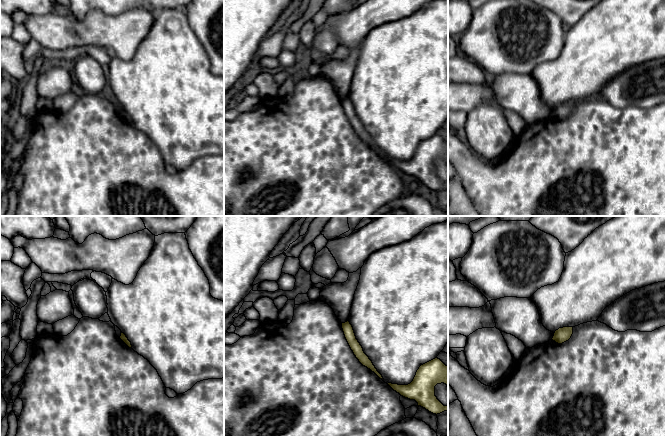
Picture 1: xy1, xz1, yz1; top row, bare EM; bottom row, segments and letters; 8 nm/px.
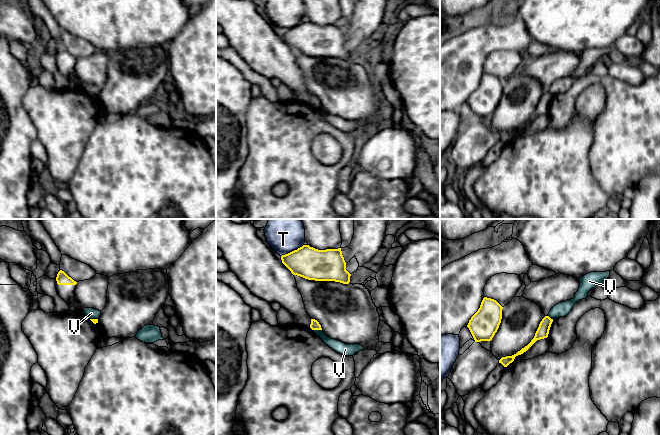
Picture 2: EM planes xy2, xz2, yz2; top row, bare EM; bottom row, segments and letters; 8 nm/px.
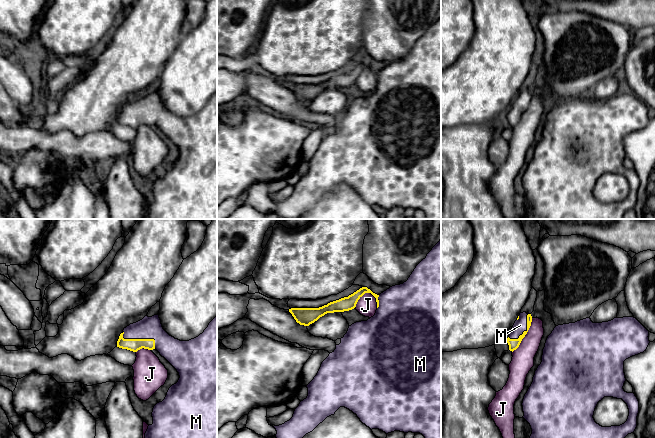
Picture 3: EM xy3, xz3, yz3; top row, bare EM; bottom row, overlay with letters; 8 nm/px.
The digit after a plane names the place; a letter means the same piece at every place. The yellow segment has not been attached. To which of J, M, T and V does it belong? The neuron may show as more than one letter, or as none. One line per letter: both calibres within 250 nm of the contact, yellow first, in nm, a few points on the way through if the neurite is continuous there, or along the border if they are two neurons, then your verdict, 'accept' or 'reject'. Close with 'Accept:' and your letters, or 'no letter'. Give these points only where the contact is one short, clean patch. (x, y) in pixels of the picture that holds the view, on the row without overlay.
J: calibres 110 and 160 nm; border xz3 (376, 74), (370, 69), (365, 69), (354, 83); reject
M: calibres 100 and 180 nm; way xy3 (134, 121), (140, 115), (149, 106), (149, 103); accept
T: calibres 260 and 240 nm; reject
V: calibres 70 and 90 nm; border xz2 (313, 105), (321, 106); reject
Accept: M

